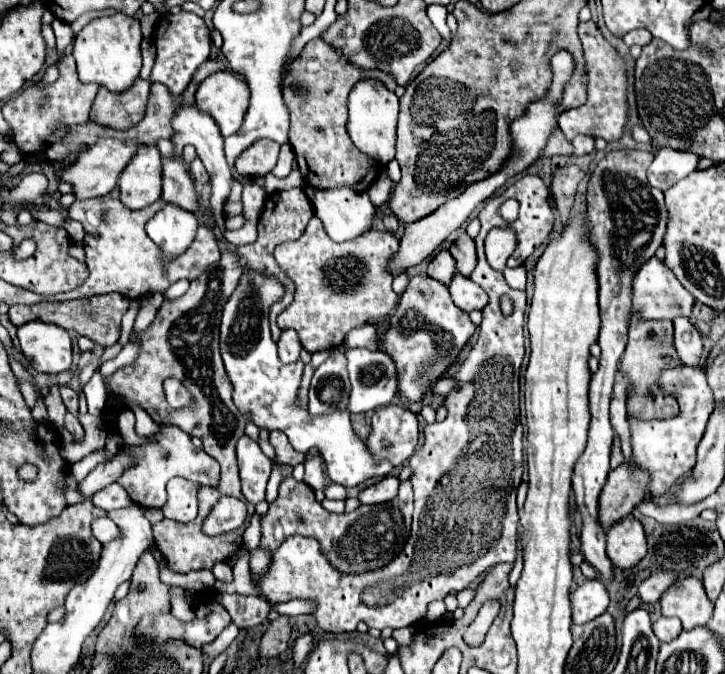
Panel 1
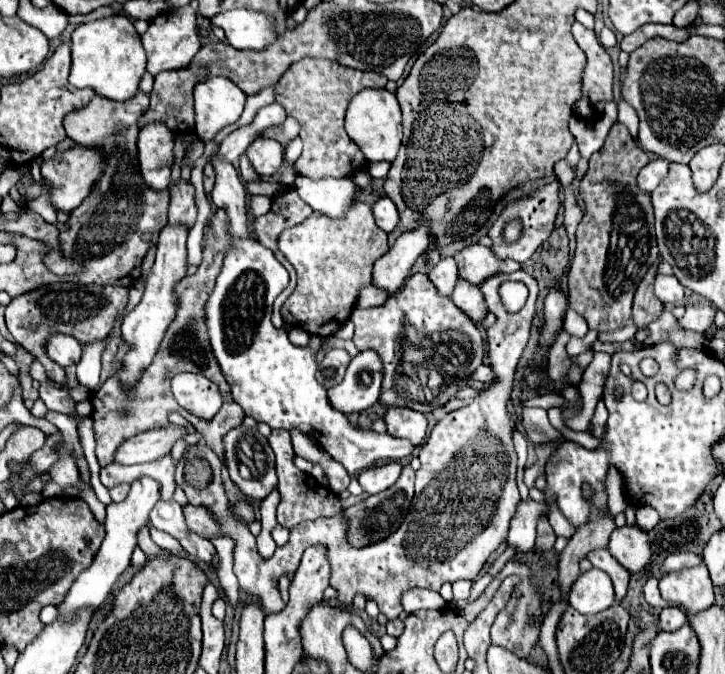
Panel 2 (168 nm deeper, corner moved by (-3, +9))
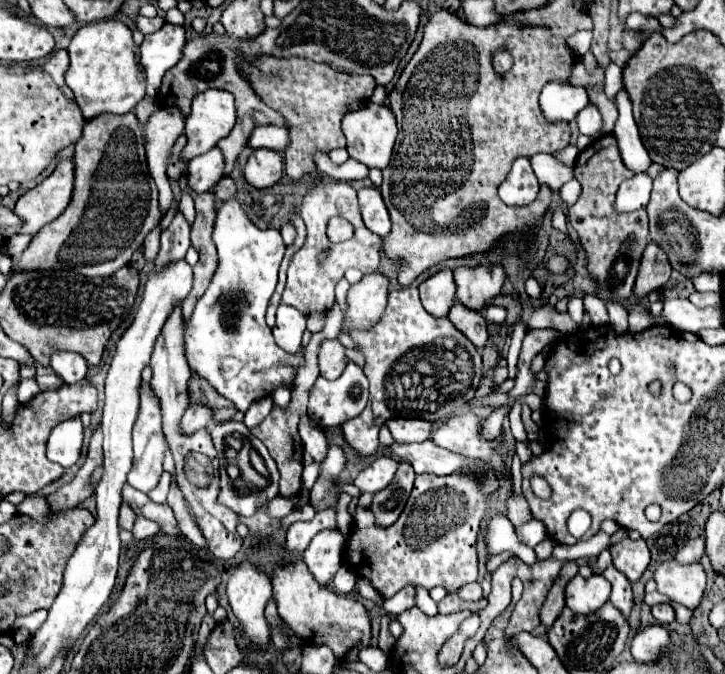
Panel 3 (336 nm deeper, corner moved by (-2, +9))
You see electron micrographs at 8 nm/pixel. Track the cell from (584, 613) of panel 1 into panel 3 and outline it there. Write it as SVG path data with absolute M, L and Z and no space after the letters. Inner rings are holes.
M580 574L574 576L566 586L566 606L576 614L592 614L602 608L610 598L610 584L602 574L594 574L590 578L582 578Z

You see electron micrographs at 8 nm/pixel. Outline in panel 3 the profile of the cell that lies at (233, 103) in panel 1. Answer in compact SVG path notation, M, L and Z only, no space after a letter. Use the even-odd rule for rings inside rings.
M208 88L192 100L192 112L186 118L188 144L182 152L184 160L192 160L212 146L236 124L236 102L228 90Z

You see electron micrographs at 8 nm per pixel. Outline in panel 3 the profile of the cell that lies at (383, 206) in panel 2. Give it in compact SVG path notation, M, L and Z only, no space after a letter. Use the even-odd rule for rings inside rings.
M360 188L358 190L360 212L364 224L378 236L386 236L390 232L390 214L380 196L378 188Z

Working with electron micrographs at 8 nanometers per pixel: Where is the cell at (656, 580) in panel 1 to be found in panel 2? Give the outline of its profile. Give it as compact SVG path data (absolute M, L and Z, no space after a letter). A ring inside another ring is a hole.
M675 552L675 554L669 554L661 566L661 574L667 574L667 572L677 572L681 568L689 568L689 566L697 566L701 564L701 556L699 554L693 554L693 552Z

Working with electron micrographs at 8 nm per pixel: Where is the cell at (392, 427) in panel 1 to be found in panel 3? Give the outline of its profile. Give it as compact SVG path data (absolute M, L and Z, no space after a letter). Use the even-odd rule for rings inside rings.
M392 418L386 422L396 442L424 442L430 438L432 424L416 418Z

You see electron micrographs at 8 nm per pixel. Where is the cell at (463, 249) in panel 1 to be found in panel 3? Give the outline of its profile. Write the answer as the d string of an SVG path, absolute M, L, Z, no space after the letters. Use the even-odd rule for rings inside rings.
M478 264L478 266L456 266L454 270L456 280L456 298L472 308L482 310L486 308L488 300L502 290L506 280L506 270L502 264Z

